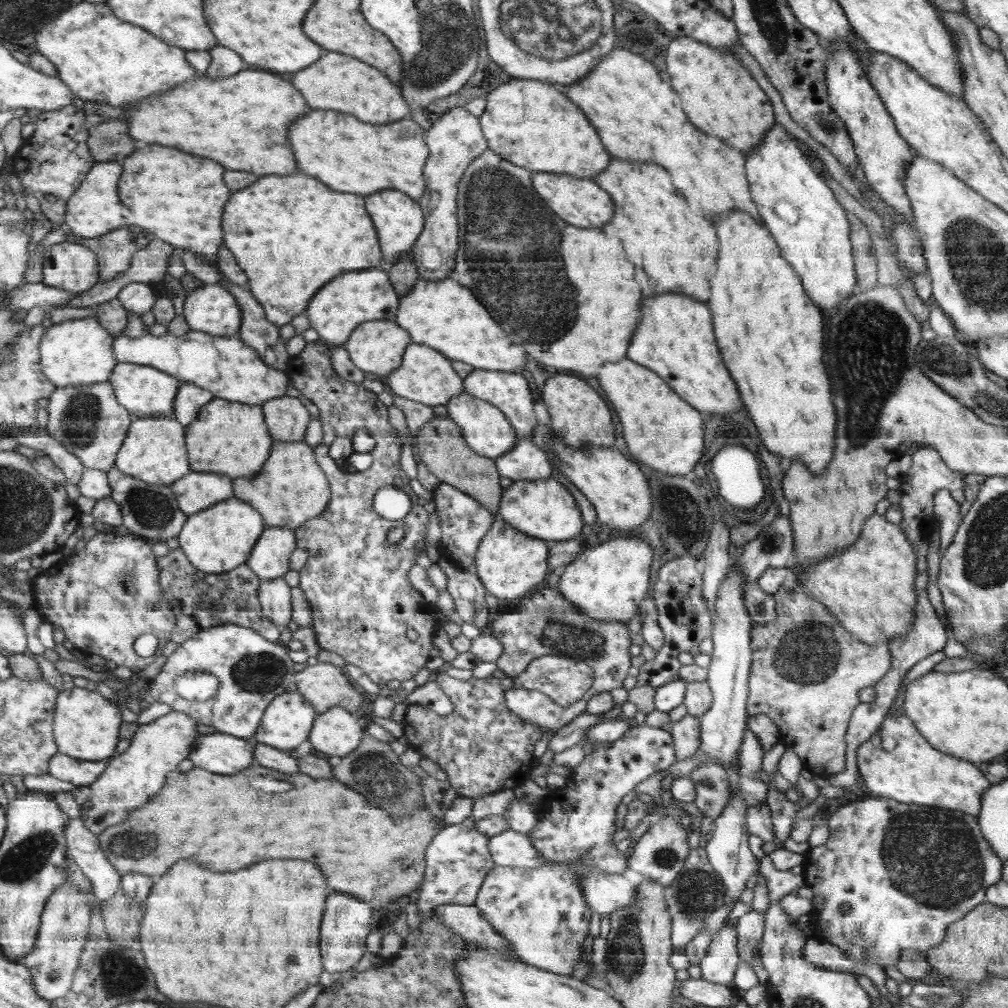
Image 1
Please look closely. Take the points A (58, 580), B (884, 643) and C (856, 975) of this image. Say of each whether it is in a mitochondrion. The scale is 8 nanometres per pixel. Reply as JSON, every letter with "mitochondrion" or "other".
{"A":"other","B":"other","C":"other"}

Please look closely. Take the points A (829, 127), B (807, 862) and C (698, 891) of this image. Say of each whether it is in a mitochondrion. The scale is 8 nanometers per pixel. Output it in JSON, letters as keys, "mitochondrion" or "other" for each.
{"A":"mitochondrion","B":"other","C":"mitochondrion"}

